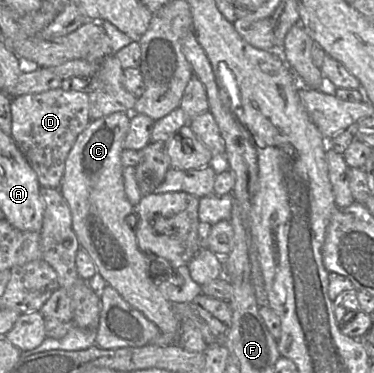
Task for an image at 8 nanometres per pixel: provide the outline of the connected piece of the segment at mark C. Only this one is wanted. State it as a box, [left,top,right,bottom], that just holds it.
[58,112,180,343]

